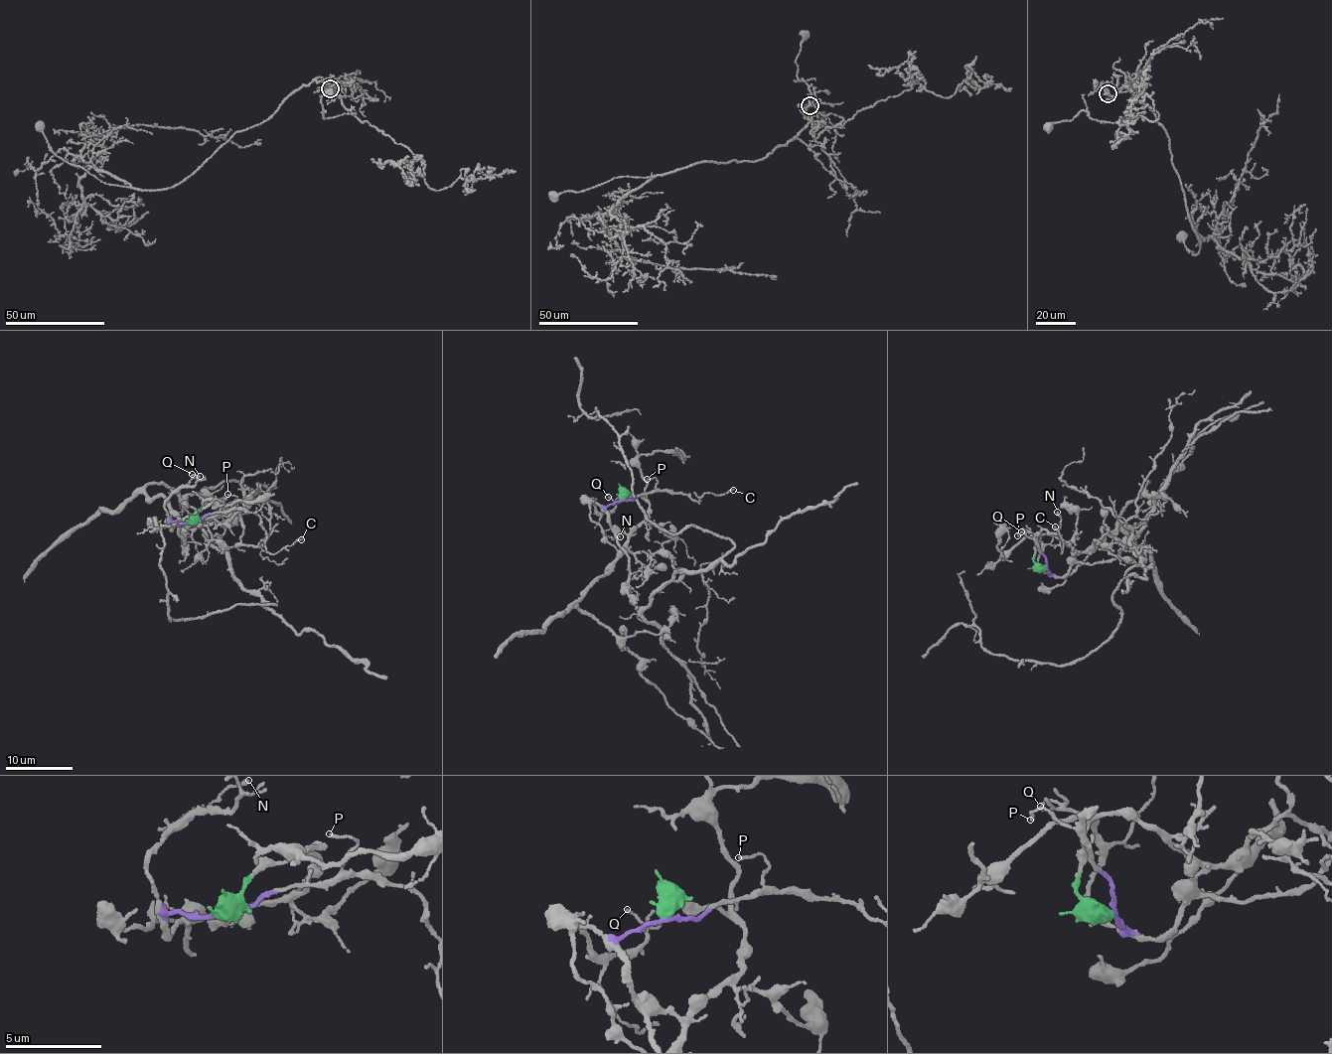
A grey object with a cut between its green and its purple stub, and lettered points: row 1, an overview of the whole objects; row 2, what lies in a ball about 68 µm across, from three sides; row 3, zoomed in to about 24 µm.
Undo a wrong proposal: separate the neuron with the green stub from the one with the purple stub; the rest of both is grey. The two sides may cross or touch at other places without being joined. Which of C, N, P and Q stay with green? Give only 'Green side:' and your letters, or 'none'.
Green side: none

